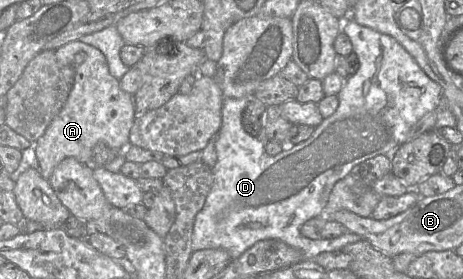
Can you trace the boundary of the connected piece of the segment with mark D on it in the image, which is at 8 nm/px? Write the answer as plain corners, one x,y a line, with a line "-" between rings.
351,17
340,20
340,31
349,37
360,67
354,75
345,79
337,96
339,104
336,111
324,118
308,139
295,145
282,144
282,151
270,156
265,151
263,141
249,135
242,125
242,113
251,97
224,99
221,127
215,141
217,162
212,168
213,185
203,208
195,216
193,252
223,249
229,253
231,260
235,260
255,243
275,239
299,250
304,259
313,259
323,252
341,251
346,245
364,240
350,232
333,239
312,240
304,237
300,228
306,221
325,215
324,208
334,185
351,174
355,166
378,155
386,155
391,160
394,150
406,142
412,126
441,104
442,88
424,73
393,37
362,26

